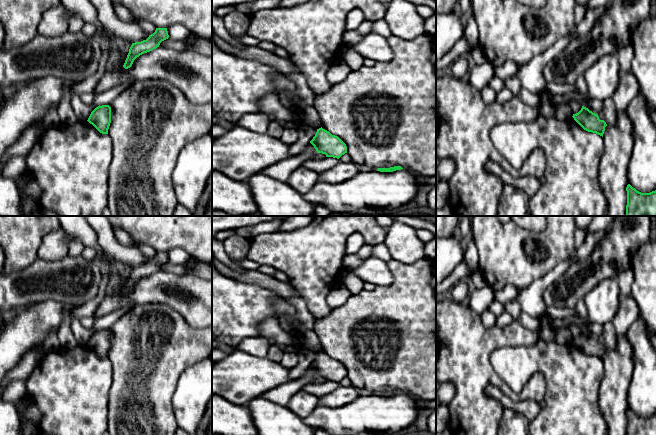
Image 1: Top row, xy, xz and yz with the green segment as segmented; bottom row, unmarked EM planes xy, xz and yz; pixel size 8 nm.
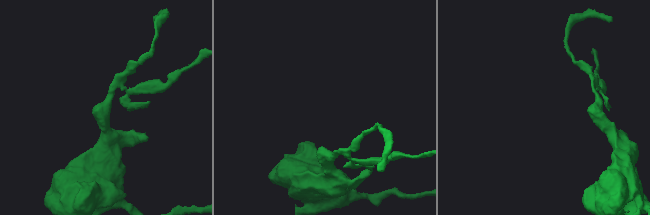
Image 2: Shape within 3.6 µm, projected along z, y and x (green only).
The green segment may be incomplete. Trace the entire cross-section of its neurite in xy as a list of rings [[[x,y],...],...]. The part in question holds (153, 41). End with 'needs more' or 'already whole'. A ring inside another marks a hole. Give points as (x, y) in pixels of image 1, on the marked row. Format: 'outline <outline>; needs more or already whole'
outline [[[156,28],[155,32],[149,35],[146,40],[132,43],[123,67],[130,68],[137,57],[156,49],[162,41],[168,38],[167,28]]]; already whole

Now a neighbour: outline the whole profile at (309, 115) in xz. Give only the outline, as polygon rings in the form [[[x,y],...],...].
[[[276,75],[273,80],[277,94],[289,93],[293,96],[293,105],[295,111],[300,115],[304,124],[307,124],[315,129],[322,127],[320,116],[316,109],[305,105],[299,98],[295,96],[295,87],[293,82],[285,75]]]

